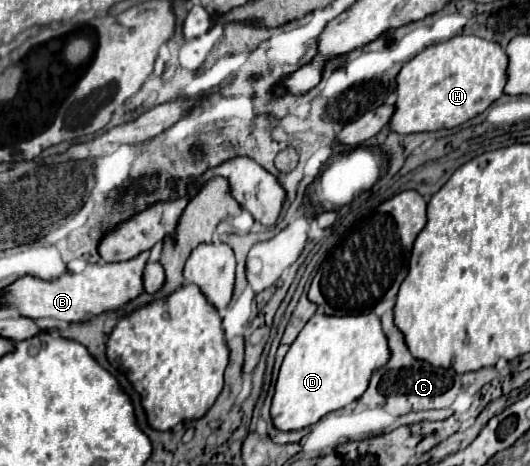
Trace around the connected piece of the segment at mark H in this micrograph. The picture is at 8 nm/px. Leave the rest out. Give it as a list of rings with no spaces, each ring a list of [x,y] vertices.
[[[457,35],[423,49],[397,75],[397,109],[389,127],[407,135],[453,129],[473,119],[503,95],[507,63],[507,53],[499,43],[475,35]]]

